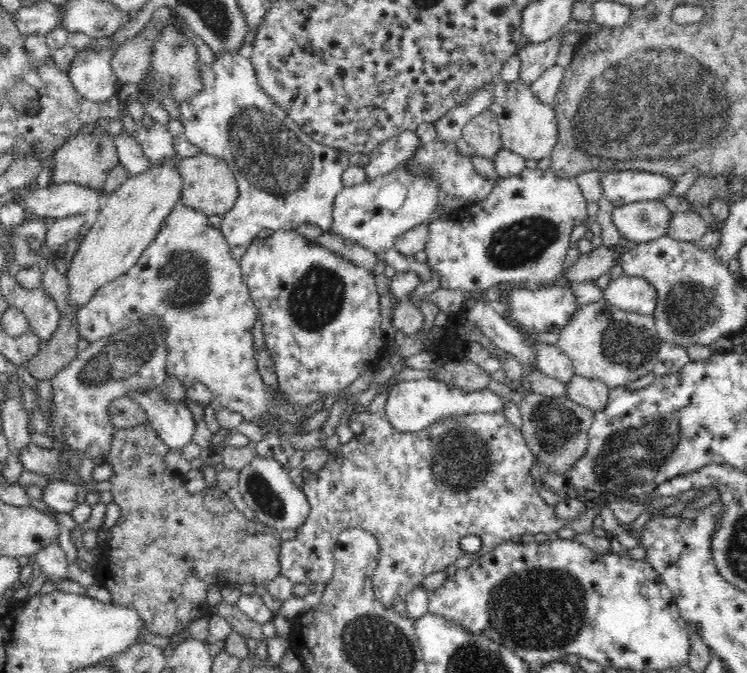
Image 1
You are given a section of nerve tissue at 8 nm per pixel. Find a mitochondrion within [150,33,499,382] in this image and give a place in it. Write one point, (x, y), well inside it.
(265, 149)

